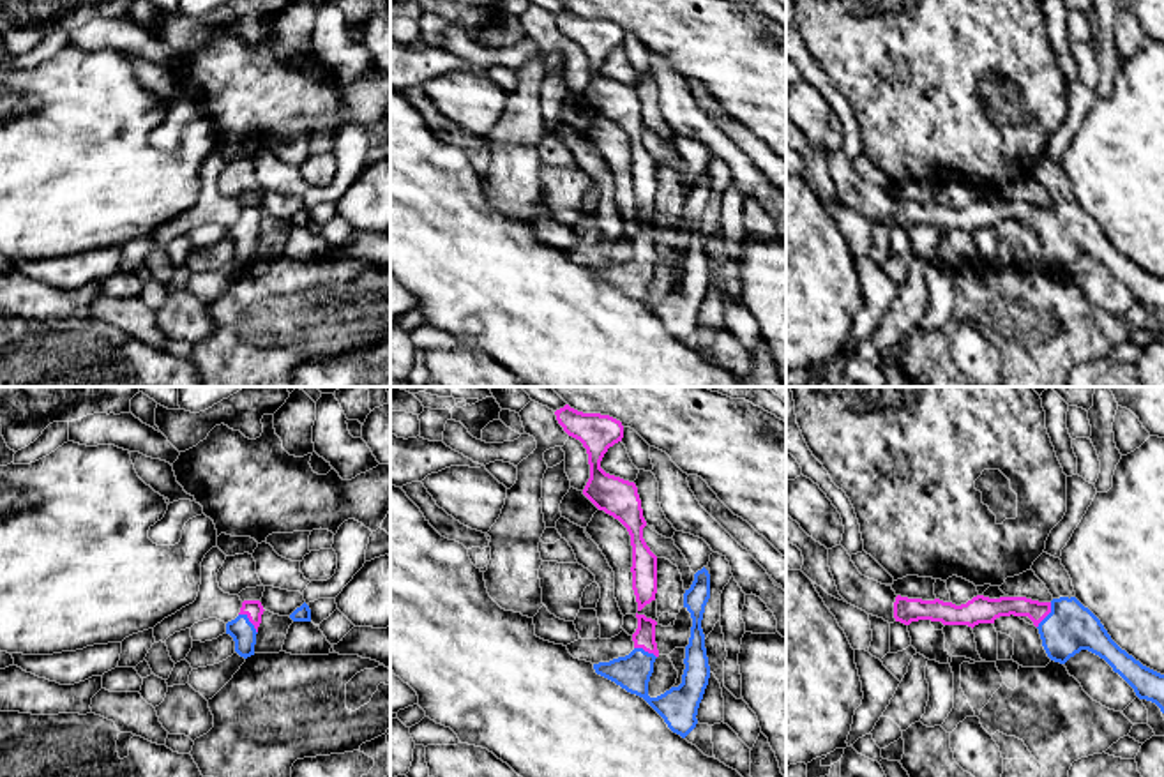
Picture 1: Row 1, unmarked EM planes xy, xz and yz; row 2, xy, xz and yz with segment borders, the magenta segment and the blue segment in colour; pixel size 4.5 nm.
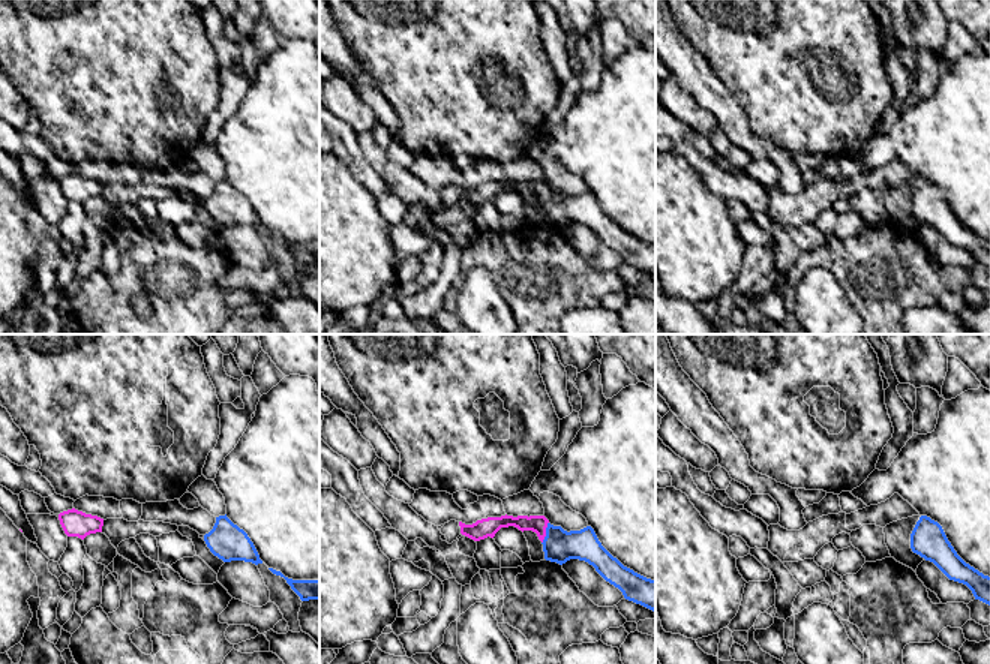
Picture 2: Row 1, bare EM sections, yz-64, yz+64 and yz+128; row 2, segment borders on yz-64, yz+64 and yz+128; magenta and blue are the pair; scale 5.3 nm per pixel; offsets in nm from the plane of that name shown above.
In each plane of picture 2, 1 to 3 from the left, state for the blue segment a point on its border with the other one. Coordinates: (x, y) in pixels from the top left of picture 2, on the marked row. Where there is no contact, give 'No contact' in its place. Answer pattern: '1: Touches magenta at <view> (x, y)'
1: No contact
2: Touches magenta at yz+64 (545, 532)
3: No contact

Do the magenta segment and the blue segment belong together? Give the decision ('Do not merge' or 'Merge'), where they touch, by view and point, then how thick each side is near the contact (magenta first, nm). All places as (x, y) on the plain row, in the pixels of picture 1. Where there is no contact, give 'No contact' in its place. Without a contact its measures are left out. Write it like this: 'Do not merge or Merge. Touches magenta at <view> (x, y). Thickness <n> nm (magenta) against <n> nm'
Merge. Touches magenta at xy (249, 225). Thickness 80 nm (magenta) against 110 nm

